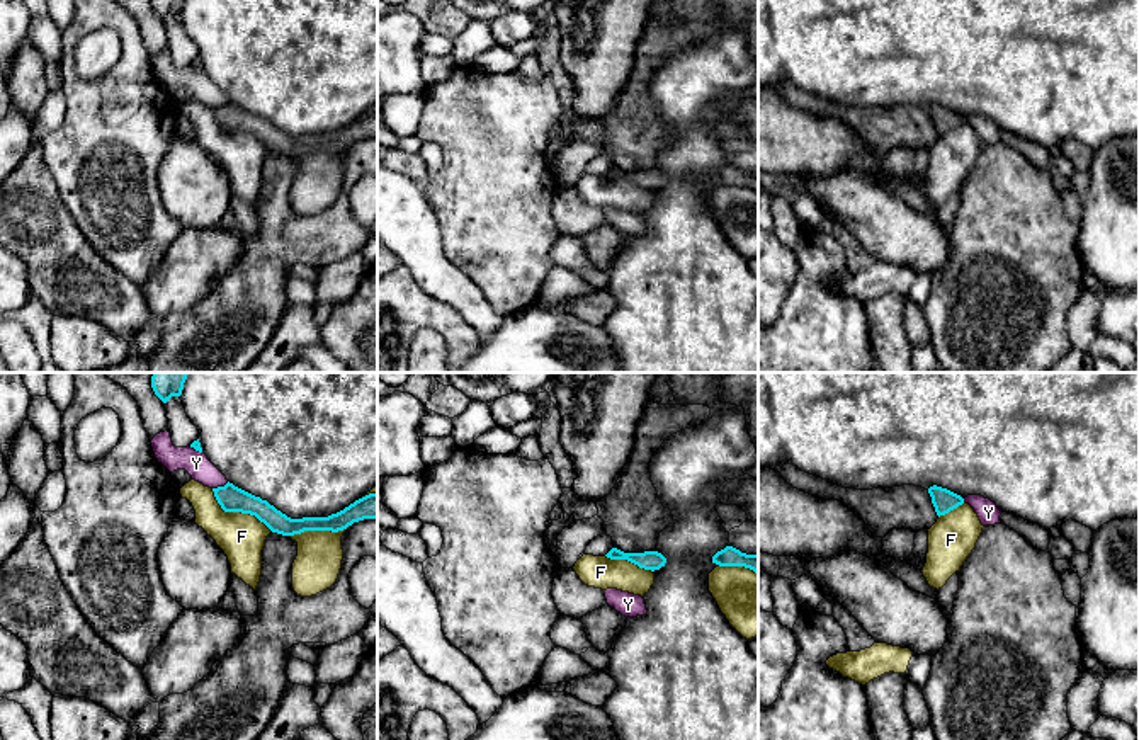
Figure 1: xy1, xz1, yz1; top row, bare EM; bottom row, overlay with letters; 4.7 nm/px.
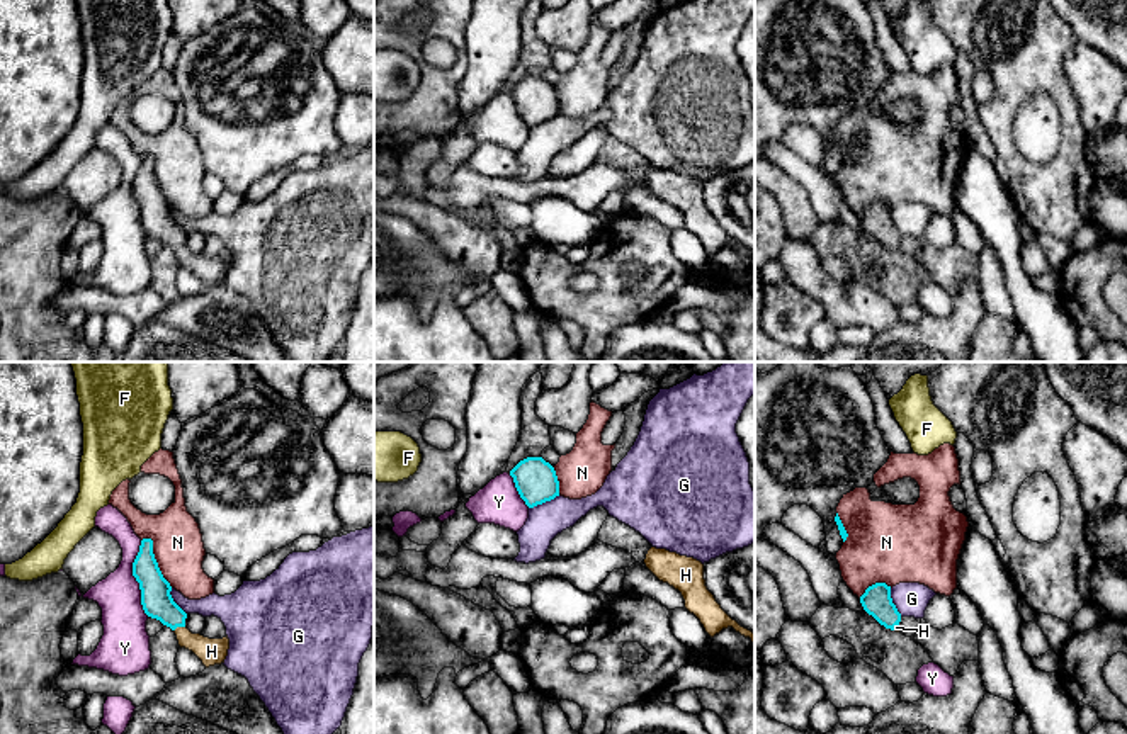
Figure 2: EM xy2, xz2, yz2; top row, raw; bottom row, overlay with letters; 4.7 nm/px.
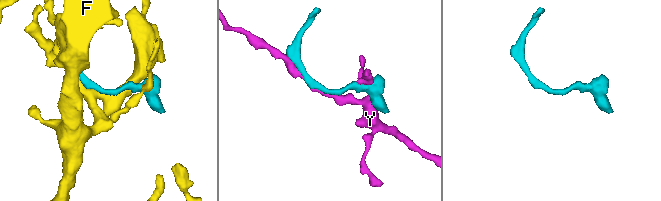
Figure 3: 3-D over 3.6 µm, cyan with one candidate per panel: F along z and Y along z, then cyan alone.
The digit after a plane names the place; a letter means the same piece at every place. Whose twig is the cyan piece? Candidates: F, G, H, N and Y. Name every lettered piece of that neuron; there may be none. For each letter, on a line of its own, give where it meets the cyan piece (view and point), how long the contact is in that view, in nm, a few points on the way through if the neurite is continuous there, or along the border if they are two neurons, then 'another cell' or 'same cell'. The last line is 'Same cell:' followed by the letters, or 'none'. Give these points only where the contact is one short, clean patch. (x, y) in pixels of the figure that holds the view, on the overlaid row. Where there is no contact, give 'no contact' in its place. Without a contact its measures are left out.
F: xy1 (238, 511) | 360 nm | another cell
G: xz2 (544, 502) | 170 nm | along xz2 (560, 495), (529, 508) | another cell
H: xy2 (179, 626) | 60 nm | across xy2 (157, 602), (179, 626), (194, 643), (211, 651) | same cell
N: xy2 (155, 559) | 280 nm | another cell
Y: xy2 (135, 576) | 360 nm | another cell
Same cell: H

